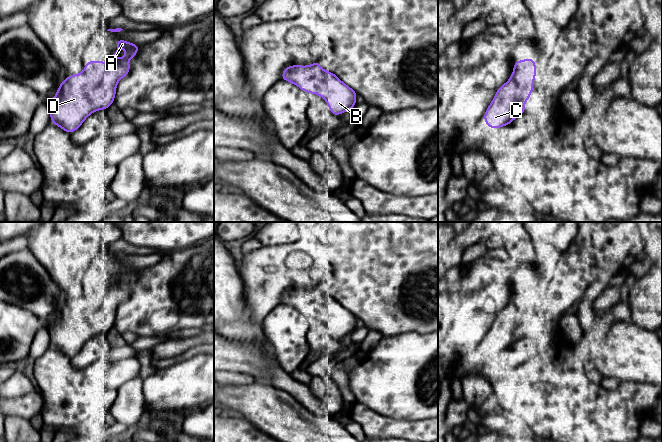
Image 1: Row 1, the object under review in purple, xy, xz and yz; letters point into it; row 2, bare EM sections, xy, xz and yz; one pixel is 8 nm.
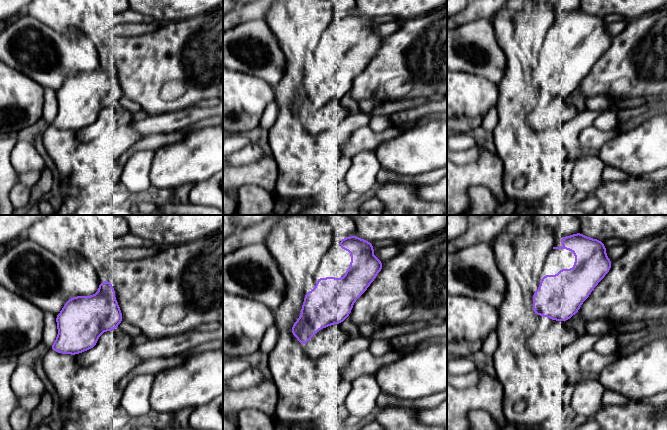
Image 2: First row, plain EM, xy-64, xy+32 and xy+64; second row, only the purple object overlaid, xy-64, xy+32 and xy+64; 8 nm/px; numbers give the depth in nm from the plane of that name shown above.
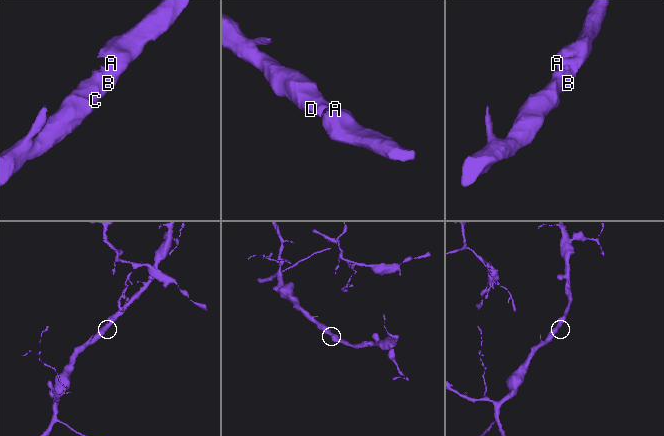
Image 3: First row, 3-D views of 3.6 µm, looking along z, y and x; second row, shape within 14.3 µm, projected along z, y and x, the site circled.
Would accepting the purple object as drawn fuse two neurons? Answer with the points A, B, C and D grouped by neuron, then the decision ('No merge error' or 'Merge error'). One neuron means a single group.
Groups: A B C D. No merge error

